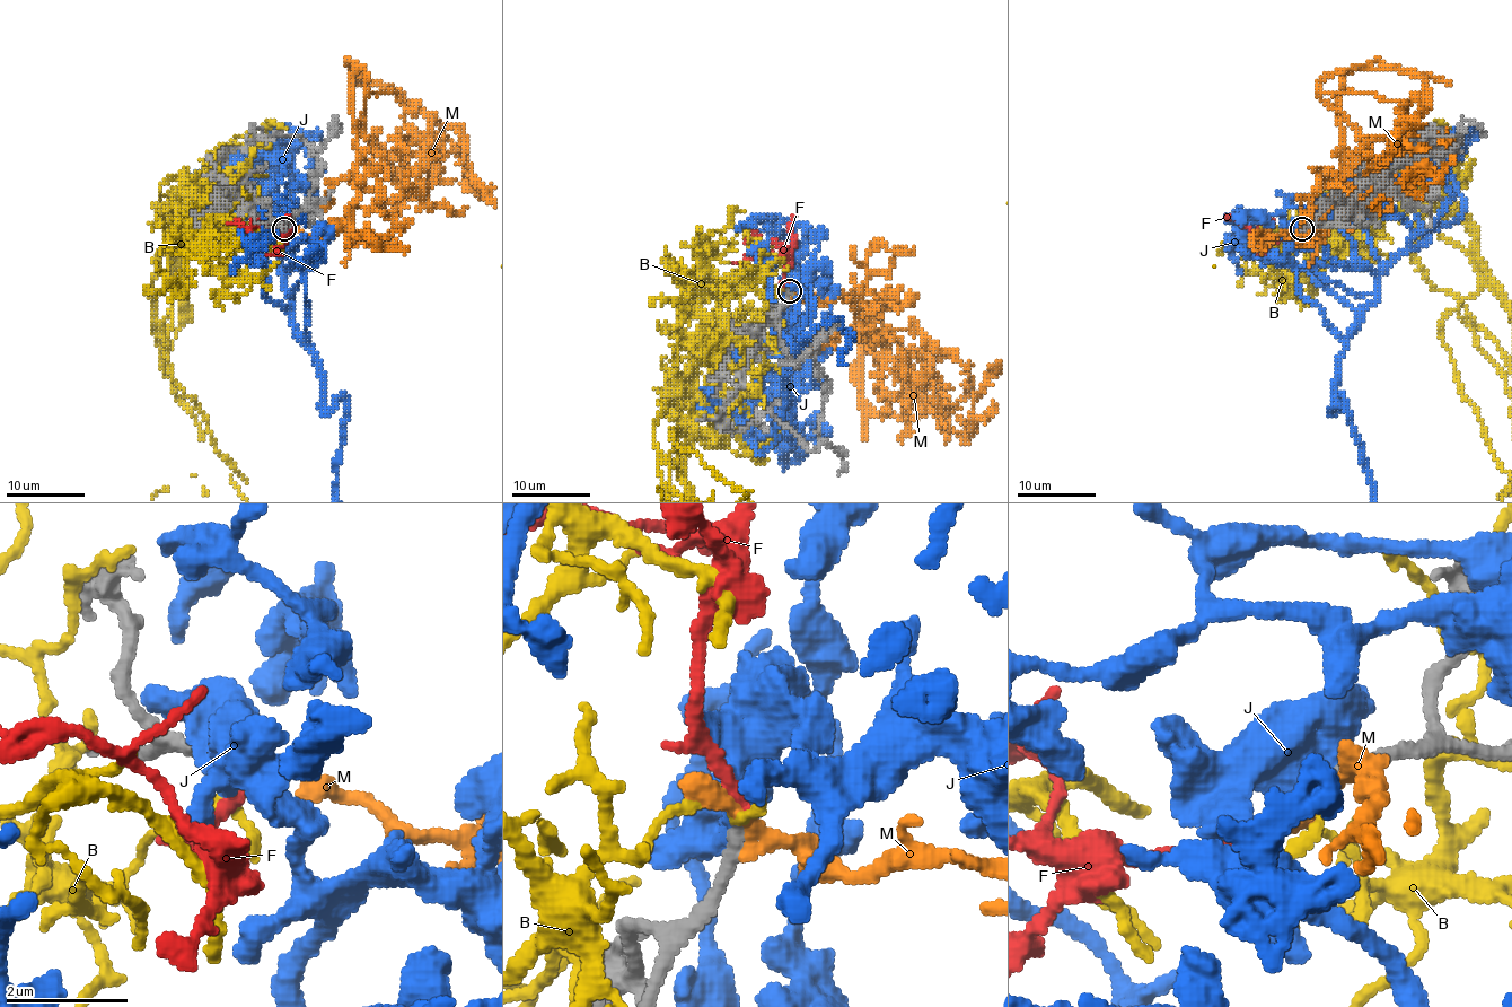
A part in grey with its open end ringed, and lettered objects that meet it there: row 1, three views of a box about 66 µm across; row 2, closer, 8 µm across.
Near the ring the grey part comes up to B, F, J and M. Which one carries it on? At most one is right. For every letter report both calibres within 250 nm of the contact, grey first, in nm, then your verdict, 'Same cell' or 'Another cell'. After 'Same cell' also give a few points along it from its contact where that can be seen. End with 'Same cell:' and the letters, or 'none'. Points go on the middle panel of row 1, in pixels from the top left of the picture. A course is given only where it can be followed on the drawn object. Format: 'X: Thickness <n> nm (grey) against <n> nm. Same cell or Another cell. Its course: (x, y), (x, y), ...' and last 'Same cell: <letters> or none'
B: Thickness 200 nm (grey) against 140 nm. Another cell
F: Thickness 200 nm (grey) against 190 nm. Same cell
J: Thickness 240 nm (grey) against 600 nm. Another cell
M: Thickness 240 nm (grey) against 200 nm. Another cell
Same cell: F

